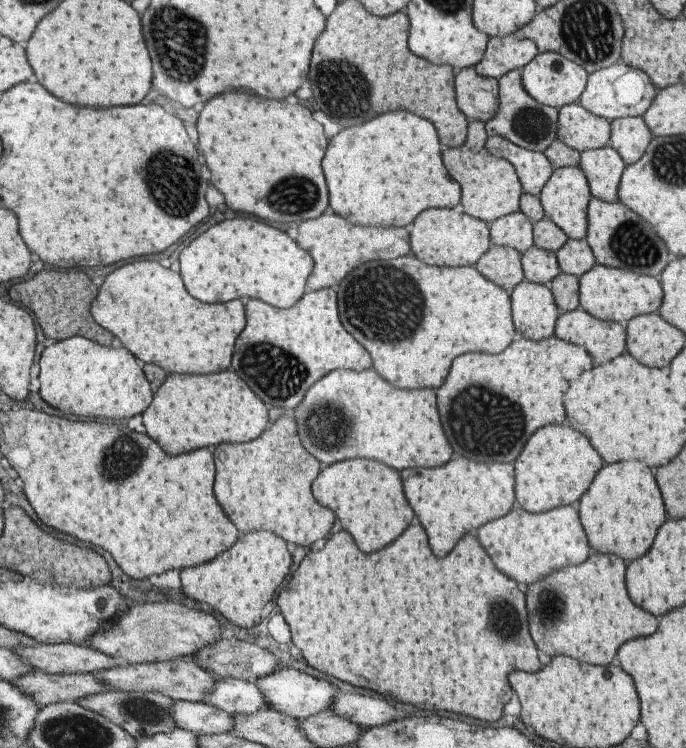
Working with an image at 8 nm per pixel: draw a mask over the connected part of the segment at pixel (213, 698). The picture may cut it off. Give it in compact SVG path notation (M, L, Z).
M236 678L218 679L204 698L203 702L223 709L232 716L255 714L270 707L258 684Z

